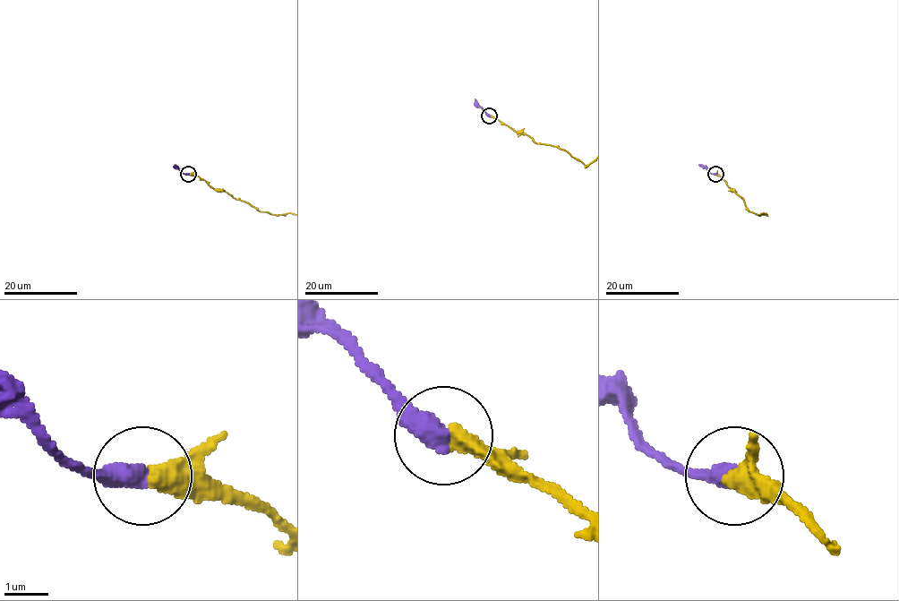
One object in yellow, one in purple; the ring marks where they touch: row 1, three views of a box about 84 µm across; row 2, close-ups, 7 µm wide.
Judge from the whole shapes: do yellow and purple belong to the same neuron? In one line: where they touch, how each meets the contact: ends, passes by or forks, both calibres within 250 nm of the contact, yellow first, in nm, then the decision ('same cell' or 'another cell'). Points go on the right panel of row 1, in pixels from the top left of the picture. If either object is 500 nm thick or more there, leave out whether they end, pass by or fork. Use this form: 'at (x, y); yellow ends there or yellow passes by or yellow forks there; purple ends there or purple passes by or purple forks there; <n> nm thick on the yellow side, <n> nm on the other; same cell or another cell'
at (715, 174); 420 nm thick on the yellow side, 500 nm on the other; same cell

